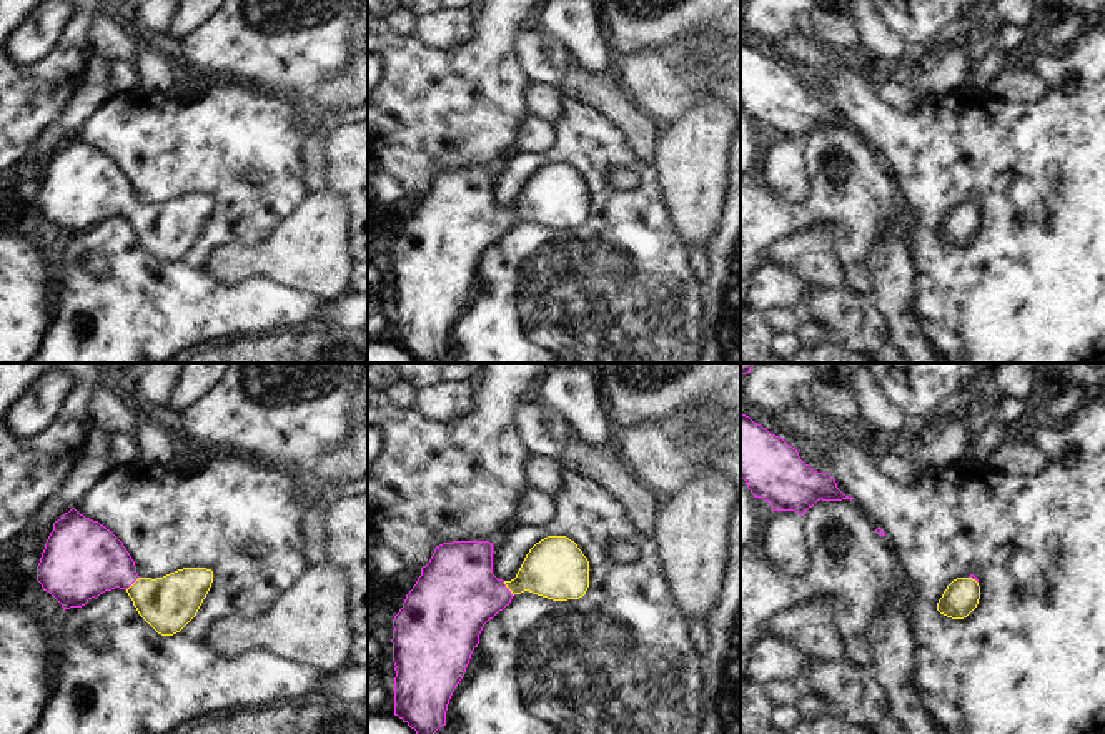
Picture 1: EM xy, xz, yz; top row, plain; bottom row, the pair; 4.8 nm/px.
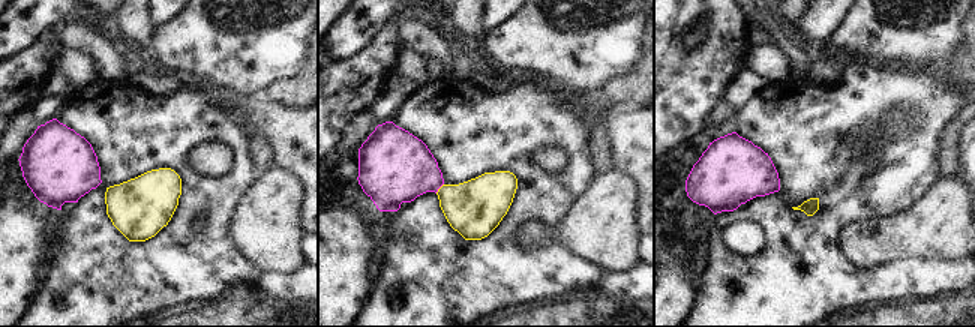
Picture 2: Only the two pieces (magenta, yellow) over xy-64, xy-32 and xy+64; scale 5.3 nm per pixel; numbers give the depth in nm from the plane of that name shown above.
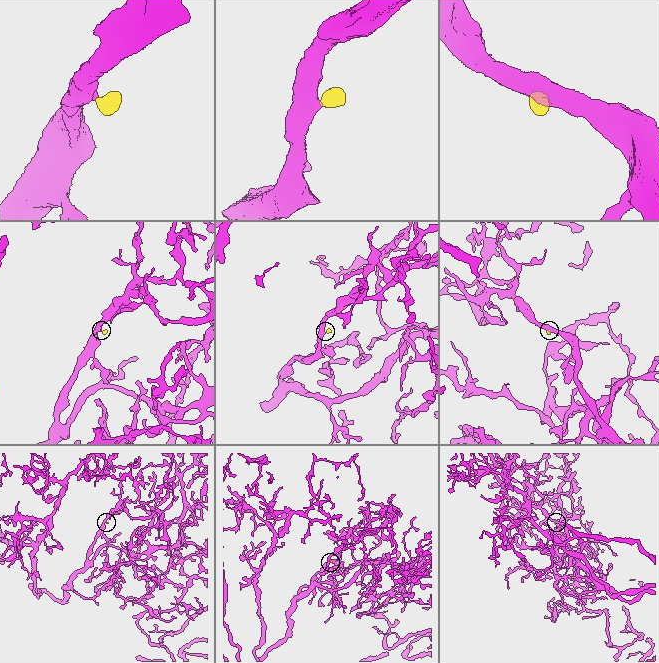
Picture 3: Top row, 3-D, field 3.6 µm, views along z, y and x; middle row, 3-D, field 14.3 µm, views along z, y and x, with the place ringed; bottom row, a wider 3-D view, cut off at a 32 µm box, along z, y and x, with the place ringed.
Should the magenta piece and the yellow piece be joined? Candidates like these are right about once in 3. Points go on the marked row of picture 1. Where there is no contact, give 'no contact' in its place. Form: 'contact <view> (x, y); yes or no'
contact xz (506, 588); yes

